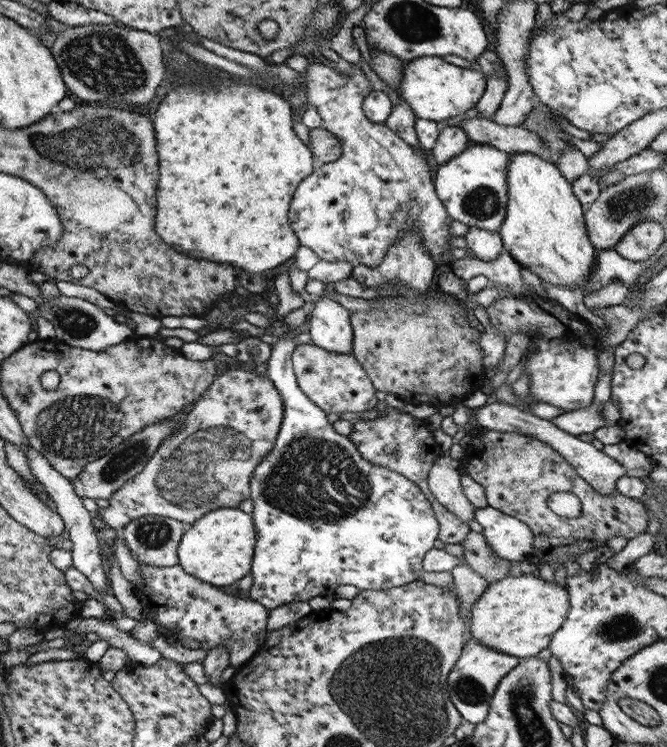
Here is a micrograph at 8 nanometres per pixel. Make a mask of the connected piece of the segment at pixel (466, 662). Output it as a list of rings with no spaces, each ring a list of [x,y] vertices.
[[[467,634],[460,655],[446,678],[448,697],[463,719],[475,725],[485,720],[488,713],[489,701],[497,683],[505,674],[513,670],[513,667],[517,666],[519,661],[520,659],[517,657],[503,654],[498,650],[493,650],[479,644],[470,634]]]

